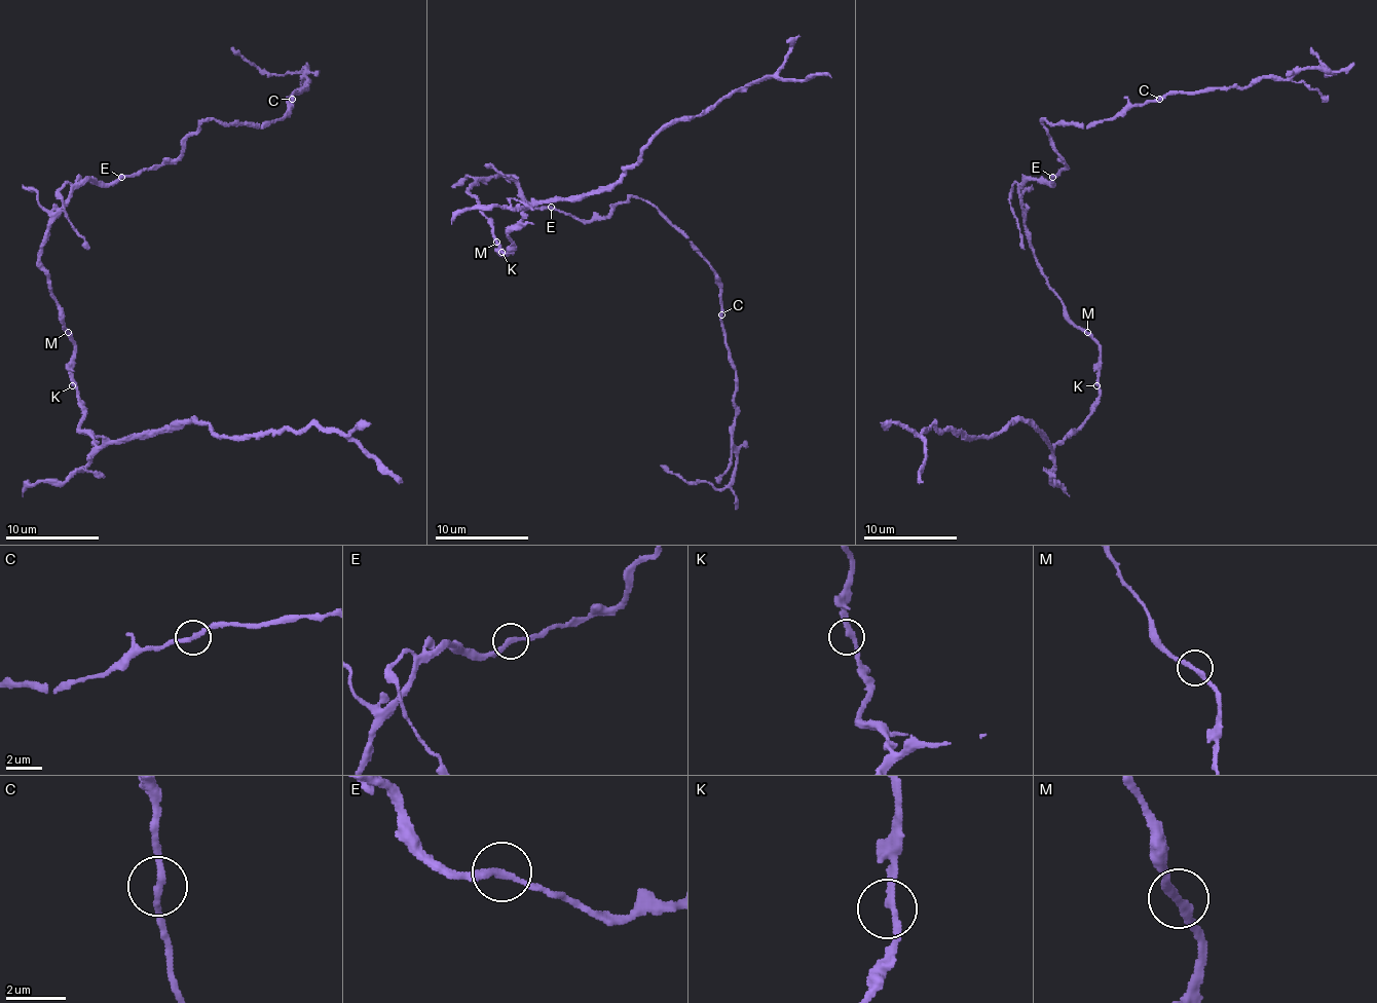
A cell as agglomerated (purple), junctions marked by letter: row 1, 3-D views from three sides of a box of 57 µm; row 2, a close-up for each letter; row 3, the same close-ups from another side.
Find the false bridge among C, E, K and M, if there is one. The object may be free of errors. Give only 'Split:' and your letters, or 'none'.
Split: none

